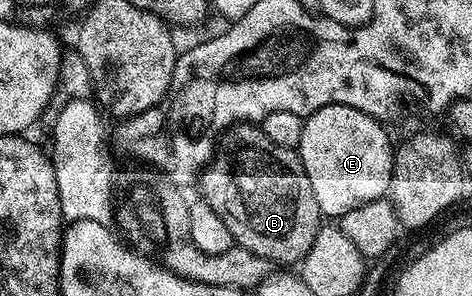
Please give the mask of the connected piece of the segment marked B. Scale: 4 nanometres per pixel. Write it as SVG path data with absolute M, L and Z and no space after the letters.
M236 124L222 135L221 141L217 146L217 153L198 179L198 186L200 192L203 193L200 194L202 201L214 206L215 211L222 216L224 224L233 227L234 241L242 249L253 252L257 256L269 260L272 264L279 264L279 262L295 262L295 264L299 264L302 263L304 256L309 252L309 248L313 246L313 240L317 236L321 225L321 215L319 213L319 205L317 204L317 196L313 196L313 184L309 184L309 176L305 172L303 162L299 158L299 151L295 148L291 149L275 144L258 125Z

